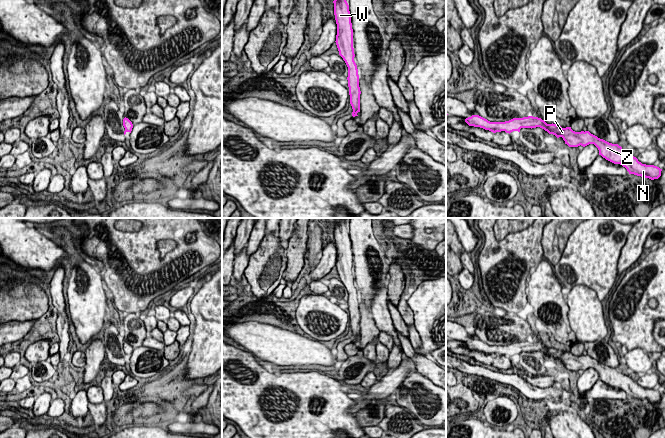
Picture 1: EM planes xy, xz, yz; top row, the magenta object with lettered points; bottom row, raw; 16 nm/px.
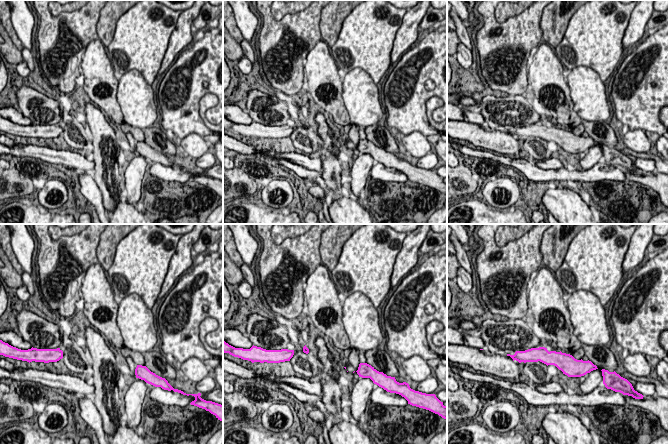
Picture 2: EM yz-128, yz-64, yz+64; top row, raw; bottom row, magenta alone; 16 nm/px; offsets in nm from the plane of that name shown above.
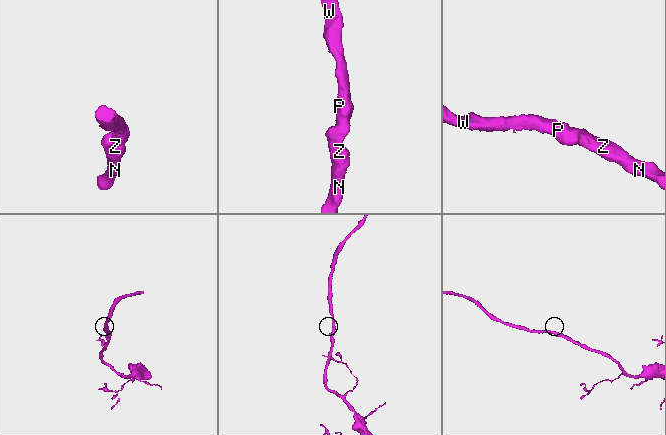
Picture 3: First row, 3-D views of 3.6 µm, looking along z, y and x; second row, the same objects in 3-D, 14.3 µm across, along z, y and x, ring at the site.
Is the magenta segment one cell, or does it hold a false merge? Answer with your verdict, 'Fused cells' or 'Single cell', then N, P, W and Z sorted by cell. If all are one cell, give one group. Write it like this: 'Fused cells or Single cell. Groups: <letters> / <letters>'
Single cell. Groups: N P W Z

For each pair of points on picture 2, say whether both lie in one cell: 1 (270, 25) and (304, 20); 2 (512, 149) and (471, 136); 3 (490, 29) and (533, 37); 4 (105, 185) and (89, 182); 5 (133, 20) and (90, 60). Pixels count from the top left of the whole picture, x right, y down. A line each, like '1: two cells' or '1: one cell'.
1: one cell
2: one cell
3: one cell
4: two cells
5: two cells

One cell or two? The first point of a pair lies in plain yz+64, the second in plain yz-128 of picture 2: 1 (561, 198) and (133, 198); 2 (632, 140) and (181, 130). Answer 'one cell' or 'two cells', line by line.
1: two cells
2: two cells

